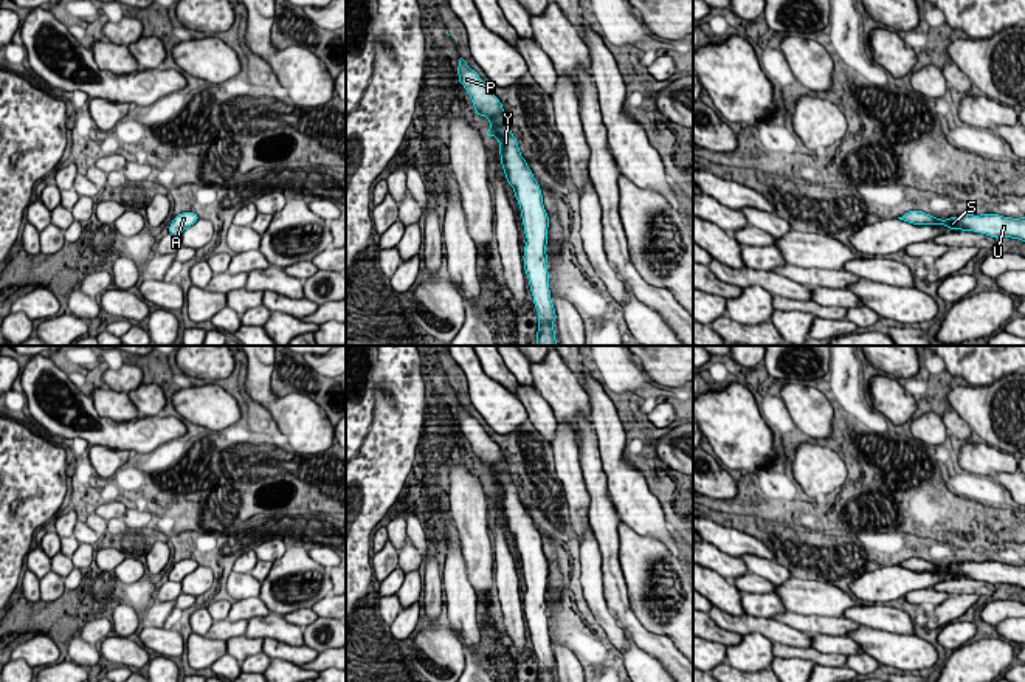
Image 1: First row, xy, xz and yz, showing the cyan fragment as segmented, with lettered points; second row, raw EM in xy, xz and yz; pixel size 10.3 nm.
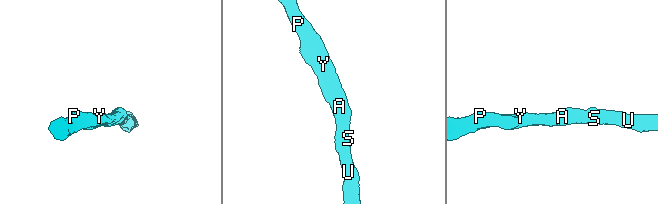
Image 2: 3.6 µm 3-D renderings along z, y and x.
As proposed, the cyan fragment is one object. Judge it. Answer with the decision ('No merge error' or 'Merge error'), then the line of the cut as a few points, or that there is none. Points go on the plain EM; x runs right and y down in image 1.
No merge error. No split

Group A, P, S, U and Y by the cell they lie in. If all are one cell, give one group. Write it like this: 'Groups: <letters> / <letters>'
Groups: A P S U Y

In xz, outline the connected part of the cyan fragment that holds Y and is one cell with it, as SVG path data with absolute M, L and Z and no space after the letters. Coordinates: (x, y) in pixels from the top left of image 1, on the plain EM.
M462 405L459 406L457 422L457 428L470 442L476 457L475 462L485 463L490 470L485 482L495 484L499 490L501 512L521 556L527 586L523 606L533 651L538 659L537 682L555 682L554 668L557 666L557 660L550 646L549 618L546 615L549 564L543 552L541 535L521 504L518 488L510 477L501 448Z

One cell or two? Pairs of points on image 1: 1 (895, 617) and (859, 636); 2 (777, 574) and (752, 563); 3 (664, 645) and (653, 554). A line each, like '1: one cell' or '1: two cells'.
1: two cells
2: one cell
3: two cells

